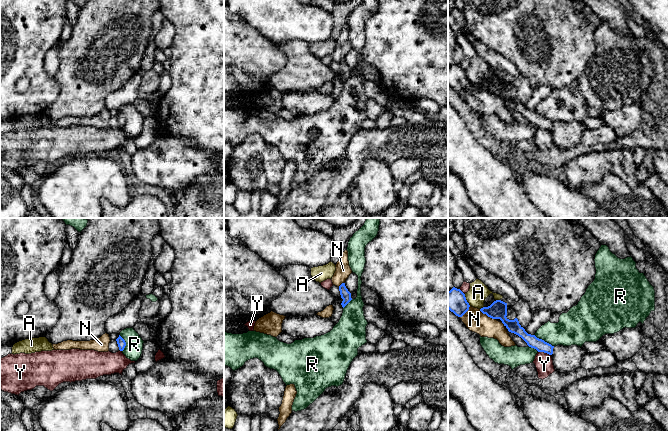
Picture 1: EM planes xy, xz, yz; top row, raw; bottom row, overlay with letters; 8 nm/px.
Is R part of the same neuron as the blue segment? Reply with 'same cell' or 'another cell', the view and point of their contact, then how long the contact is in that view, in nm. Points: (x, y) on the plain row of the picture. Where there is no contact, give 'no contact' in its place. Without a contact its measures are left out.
same cell; meets blue in yz at (543, 116); contact 190 nm long

